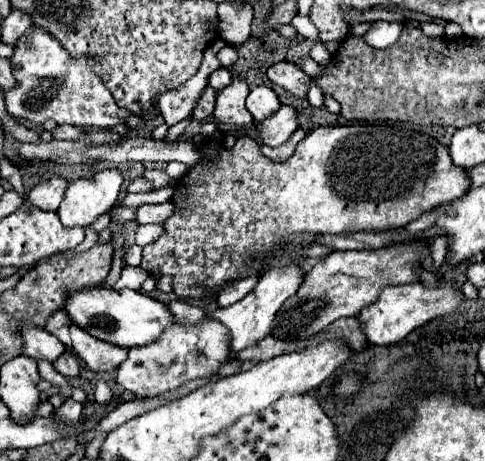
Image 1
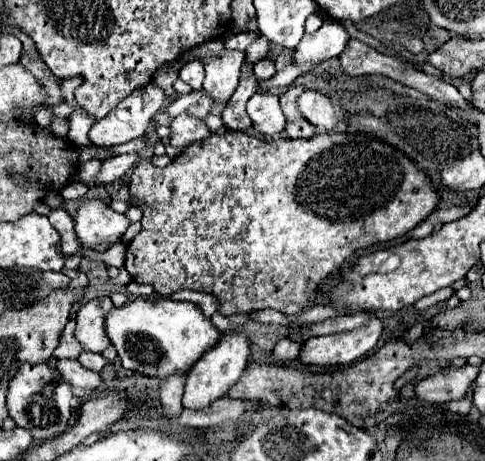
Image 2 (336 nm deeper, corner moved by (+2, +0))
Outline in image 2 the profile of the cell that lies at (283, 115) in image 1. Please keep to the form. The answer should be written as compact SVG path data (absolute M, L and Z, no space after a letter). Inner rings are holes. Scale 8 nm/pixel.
M302 91L298 97L298 109L318 131L332 131L334 125L342 119L342 109L336 99L320 91Z

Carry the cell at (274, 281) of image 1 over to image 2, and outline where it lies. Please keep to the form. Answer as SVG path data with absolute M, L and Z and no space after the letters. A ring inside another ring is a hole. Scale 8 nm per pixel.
M228 331L220 337L220 341L210 347L210 351L206 351L190 369L188 379L186 379L186 391L184 391L184 407L190 409L202 409L208 407L214 399L224 397L224 393L232 387L234 379L240 377L242 369L246 367L250 357L250 339L246 337L246 333L242 331Z

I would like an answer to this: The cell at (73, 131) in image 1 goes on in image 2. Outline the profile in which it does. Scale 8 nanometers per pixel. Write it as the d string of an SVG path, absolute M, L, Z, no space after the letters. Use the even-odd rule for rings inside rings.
M150 83L150 85L134 91L132 95L122 99L116 105L116 109L112 109L104 119L100 119L92 125L92 129L88 133L90 143L98 145L98 147L110 147L110 145L120 145L120 143L126 143L126 141L146 135L146 129L148 129L150 121L154 119L154 115L158 113L158 109L164 105L164 99L166 99L164 91L156 83Z

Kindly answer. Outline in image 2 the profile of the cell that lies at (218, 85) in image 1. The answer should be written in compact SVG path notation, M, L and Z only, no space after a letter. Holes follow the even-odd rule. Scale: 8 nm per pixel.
M190 61L180 69L178 77L184 83L188 83L194 91L198 91L198 89L202 89L202 81L204 81L204 65L200 61Z

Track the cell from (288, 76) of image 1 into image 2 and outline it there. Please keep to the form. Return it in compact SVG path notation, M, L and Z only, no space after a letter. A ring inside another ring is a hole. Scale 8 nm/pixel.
M262 59L258 65L254 65L254 75L258 77L258 81L266 81L272 79L276 75L276 65L272 59Z

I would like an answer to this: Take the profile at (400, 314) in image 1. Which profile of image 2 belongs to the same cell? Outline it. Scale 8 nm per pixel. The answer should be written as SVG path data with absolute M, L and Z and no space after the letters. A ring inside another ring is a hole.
M370 313L366 325L358 329L320 335L304 341L300 361L304 365L318 365L318 367L350 365L360 357L364 357L378 343L380 335L382 335L382 321L378 319L376 313Z

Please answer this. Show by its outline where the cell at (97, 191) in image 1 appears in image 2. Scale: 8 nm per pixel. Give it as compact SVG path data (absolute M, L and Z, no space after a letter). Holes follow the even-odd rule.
M86 199L76 211L74 229L84 247L98 243L114 243L128 229L130 219L124 213L116 213L102 199Z

